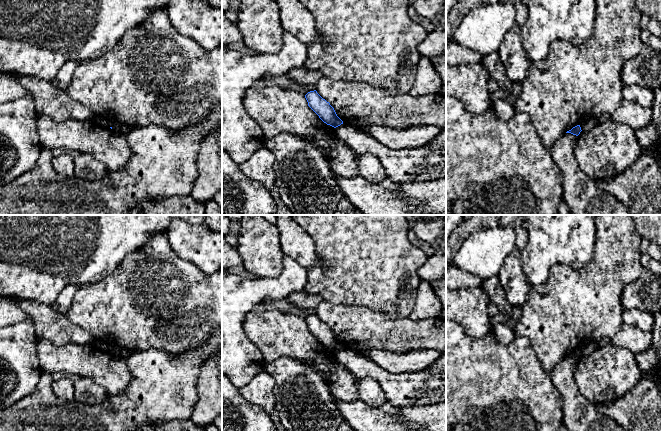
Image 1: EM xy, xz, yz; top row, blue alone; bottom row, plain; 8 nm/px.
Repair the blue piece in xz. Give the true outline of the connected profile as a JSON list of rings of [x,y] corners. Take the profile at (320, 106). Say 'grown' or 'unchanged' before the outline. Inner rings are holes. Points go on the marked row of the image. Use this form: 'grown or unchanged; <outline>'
unchanged; [[[316,90],[310,91],[305,95],[308,106],[319,116],[319,118],[334,128],[343,124],[343,121],[337,116],[334,108],[323,99]]]

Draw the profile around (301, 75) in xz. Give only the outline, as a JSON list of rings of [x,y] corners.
[[[304,67],[291,69],[287,77],[301,85],[315,84],[323,75],[318,71],[308,70]]]

